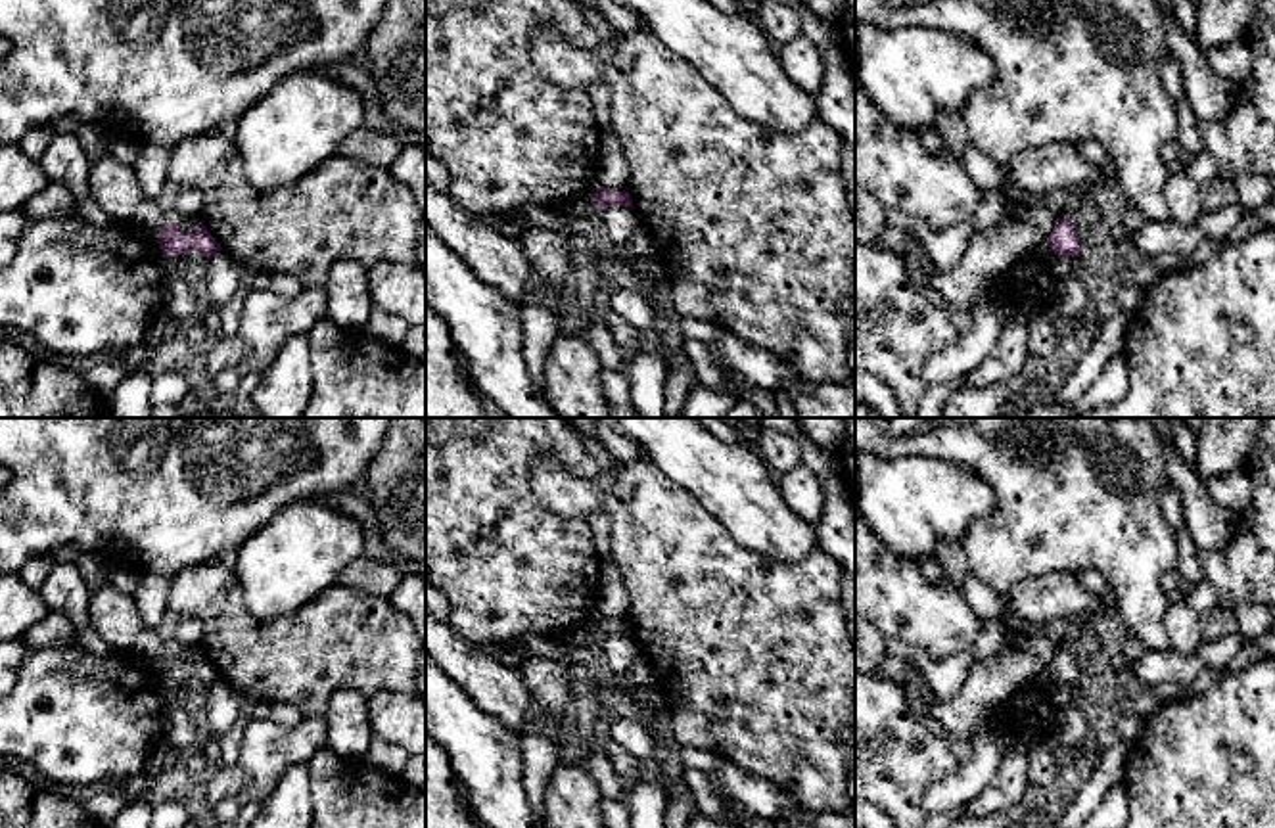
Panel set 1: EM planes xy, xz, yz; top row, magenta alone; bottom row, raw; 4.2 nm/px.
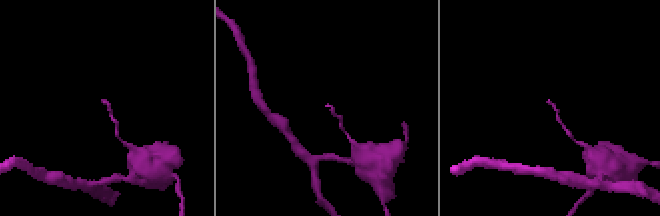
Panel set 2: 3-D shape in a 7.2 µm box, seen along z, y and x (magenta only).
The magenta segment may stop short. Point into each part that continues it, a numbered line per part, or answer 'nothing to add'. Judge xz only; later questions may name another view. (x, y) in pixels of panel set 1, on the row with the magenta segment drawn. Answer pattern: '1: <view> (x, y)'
nothing to add

